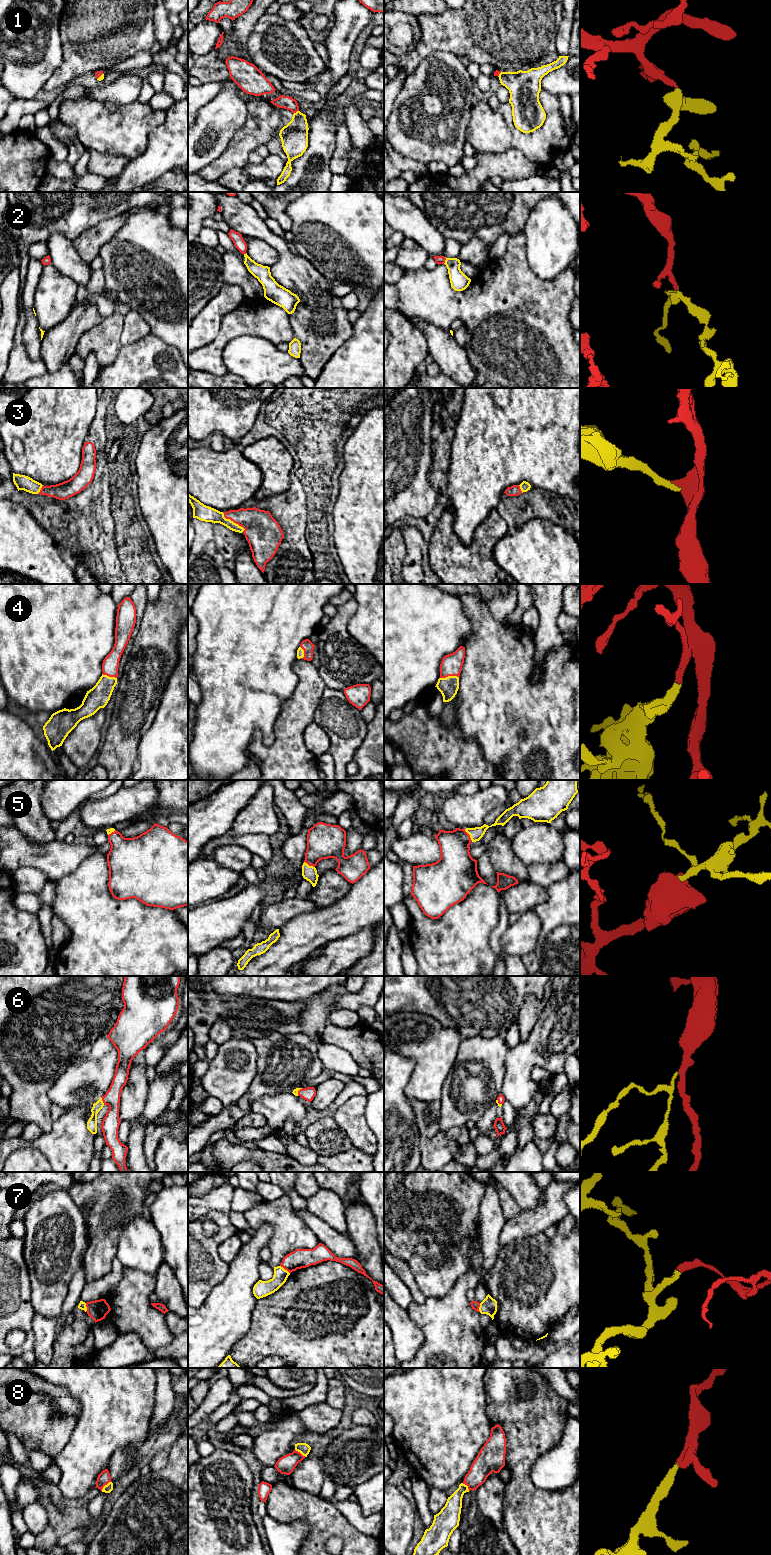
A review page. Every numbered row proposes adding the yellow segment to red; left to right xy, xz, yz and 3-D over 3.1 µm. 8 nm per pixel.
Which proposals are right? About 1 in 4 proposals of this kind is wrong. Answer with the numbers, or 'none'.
1, 2, 3, 4, 5, 6, 8

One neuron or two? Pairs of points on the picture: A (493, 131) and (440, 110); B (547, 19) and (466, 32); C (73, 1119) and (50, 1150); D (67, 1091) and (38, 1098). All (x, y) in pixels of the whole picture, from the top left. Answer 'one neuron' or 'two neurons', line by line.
A: two neurons
B: one neuron
C: one neuron
D: two neurons

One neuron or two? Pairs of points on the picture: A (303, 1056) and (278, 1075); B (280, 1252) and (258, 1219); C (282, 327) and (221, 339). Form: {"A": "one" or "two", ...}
{"A": "one", "B": "one", "C": "one"}

